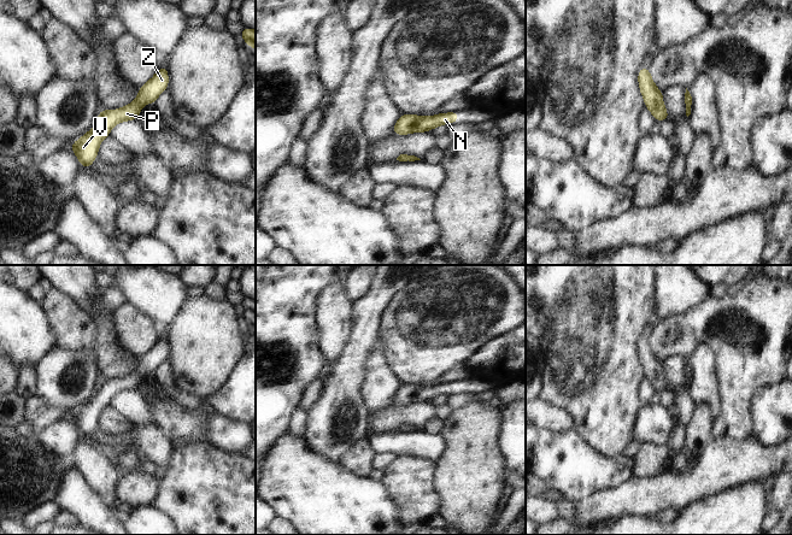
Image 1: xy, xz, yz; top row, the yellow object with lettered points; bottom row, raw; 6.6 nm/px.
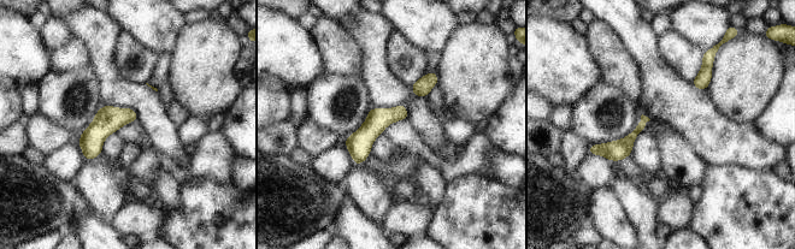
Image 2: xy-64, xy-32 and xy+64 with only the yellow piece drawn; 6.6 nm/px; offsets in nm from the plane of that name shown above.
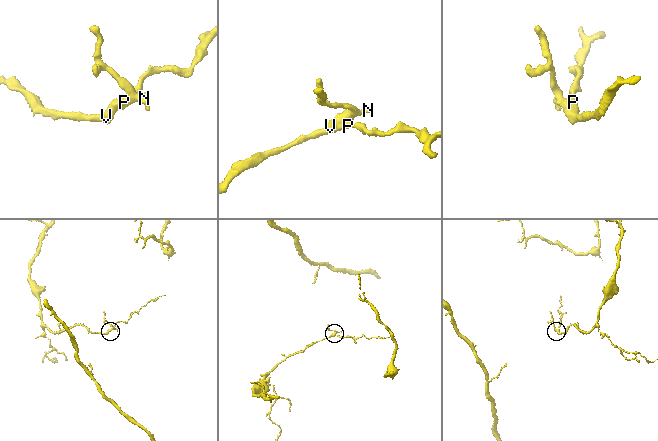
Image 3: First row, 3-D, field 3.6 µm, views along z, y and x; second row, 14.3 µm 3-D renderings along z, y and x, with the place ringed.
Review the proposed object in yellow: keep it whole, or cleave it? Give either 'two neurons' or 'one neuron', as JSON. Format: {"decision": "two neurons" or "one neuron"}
{"decision": "one neuron"}

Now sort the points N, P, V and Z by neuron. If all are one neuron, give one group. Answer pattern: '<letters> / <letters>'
N P V Z

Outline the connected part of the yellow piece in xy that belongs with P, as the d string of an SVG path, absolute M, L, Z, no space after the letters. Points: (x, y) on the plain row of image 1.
M168 336L159 337L154 346L140 357L135 370L117 380L101 380L95 395L70 417L83 439L88 439L98 428L100 413L110 406L111 399L122 392L137 389L141 377L156 374L158 366L168 359Z

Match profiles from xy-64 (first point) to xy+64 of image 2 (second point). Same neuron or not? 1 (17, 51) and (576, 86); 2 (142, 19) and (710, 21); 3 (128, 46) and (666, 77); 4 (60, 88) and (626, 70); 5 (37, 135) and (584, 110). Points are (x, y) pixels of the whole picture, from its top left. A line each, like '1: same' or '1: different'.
1: same
2: same
3: different
4: different
5: different

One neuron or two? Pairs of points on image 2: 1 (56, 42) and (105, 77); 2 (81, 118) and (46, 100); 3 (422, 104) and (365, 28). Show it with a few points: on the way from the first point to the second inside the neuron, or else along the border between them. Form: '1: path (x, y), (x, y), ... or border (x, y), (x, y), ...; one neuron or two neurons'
1: border (77, 37), (86, 46), (90, 63); two neurons
2: path (72, 113), (59, 100), (54, 100); one neuron
3: path (400, 94), (375, 69), (374, 49); one neuron

